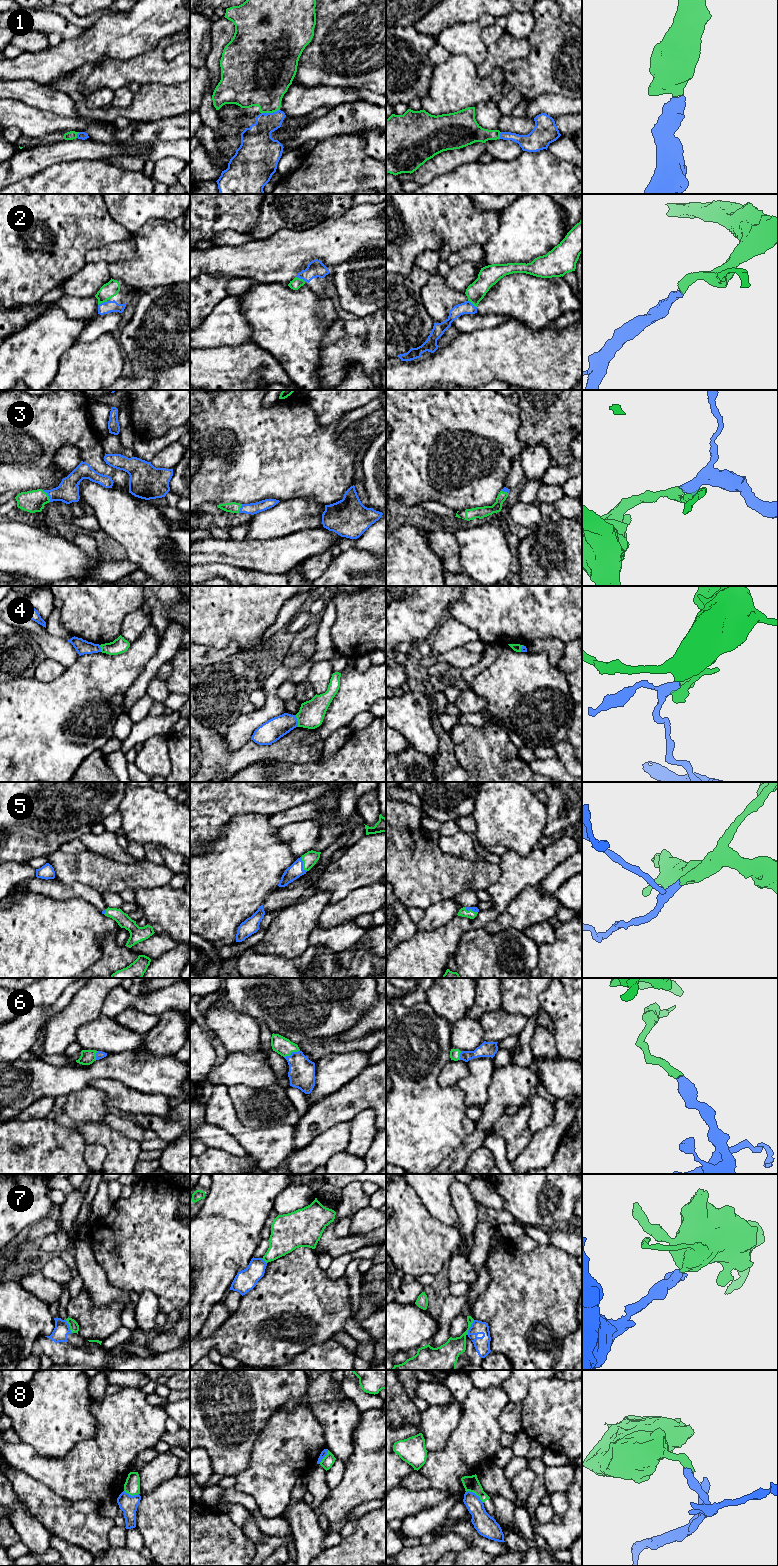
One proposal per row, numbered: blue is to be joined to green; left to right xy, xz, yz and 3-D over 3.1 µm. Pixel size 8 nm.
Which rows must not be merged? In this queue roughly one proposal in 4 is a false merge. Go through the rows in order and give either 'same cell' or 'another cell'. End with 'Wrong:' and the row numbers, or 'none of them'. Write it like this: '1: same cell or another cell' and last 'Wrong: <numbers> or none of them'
1: same cell
2: same cell
3: same cell
4: another cell
5: same cell
6: same cell
7: another cell
8: another cell
Wrong: 4, 7, 8

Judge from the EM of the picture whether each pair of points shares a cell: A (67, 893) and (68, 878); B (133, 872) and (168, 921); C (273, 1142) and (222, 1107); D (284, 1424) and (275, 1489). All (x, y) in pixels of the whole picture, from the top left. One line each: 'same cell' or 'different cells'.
A: different cells
B: different cells
C: same cell
D: same cell

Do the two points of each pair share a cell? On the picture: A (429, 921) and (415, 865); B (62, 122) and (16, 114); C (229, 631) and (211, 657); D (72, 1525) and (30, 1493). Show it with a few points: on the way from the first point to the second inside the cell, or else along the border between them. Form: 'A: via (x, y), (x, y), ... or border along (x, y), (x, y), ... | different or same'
A: border along (448, 900), (437, 901), (425, 910) | different
B: via (51, 122), (32, 122), (27, 119) | same
C: border along (200, 644), (224, 649), (233, 642), (238, 650) | different
D: via (62, 1517), (57, 1515), (40, 1499) | same

